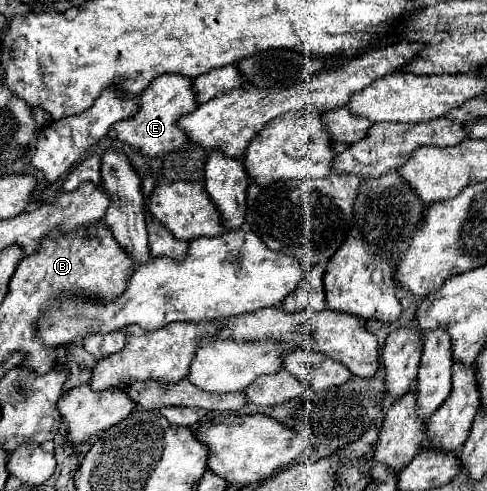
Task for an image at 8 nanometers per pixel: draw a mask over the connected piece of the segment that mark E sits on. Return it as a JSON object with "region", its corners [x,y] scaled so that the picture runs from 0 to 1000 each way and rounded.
{"region":[[[331,153],[281,198],[281,210],[285,218],[273,238],[244,246],[228,259],[240,287],[265,295],[269,303],[277,303],[302,324],[363,308],[384,287],[380,275],[363,263],[363,242],[372,234],[392,230],[405,218],[396,181],[392,181],[392,161],[372,157],[372,153]]]}

